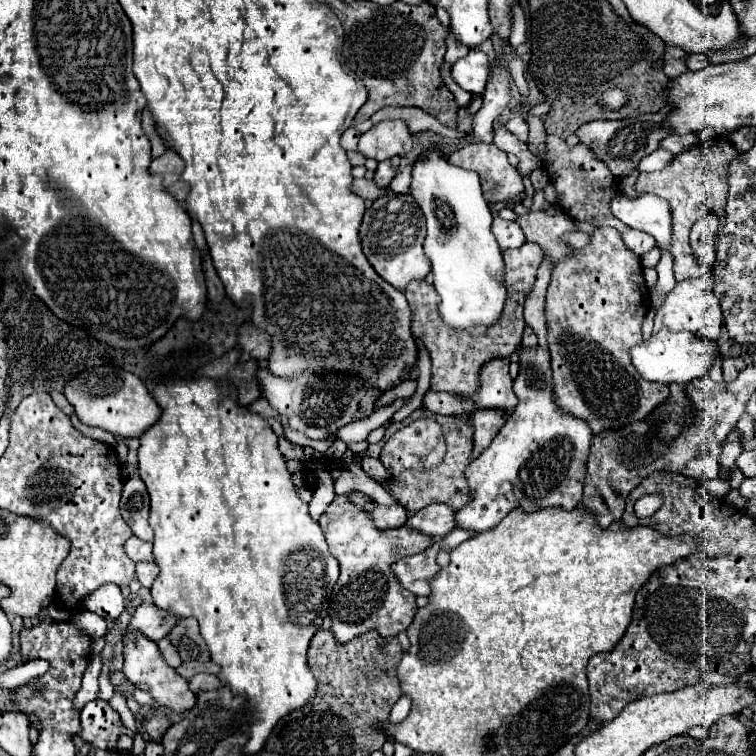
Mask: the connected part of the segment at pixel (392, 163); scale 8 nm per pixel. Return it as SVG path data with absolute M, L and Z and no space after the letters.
M400 157L380 161L380 163L378 163L378 169L376 169L376 173L374 173L376 185L382 187L382 189L388 189L390 181L392 181L392 179L396 177L396 173L398 173L398 165L400 165Z

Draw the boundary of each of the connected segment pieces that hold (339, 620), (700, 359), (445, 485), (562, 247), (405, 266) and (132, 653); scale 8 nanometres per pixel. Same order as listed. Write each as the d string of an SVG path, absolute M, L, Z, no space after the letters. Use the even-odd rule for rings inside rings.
M338 495L328 505L320 517L330 553L340 563L340 579L334 585L336 597L330 601L332 633L336 641L350 641L370 629L378 631L382 637L398 635L408 629L412 615L416 615L416 595L400 587L396 575L392 573L392 563L426 551L434 541L432 537L402 525L398 529L376 529L368 511L358 509L348 495Z
M662 329L660 333L652 335L650 341L644 341L642 345L636 345L632 349L632 363L634 363L636 371L648 381L666 383L666 385L670 385L670 383L688 385L694 377L706 375L710 365L716 359L720 359L718 345L714 345L712 341L704 341L704 337L698 337L690 331L670 333L668 329Z
M436 415L436 421L440 421L444 433L446 433L446 445L448 445L448 453L442 461L442 465L438 465L436 469L430 471L404 471L400 475L394 475L392 481L392 495L410 511L416 513L426 505L432 503L446 503L454 509L462 509L462 505L466 505L472 497L470 497L470 487L466 483L466 467L472 463L472 435L474 435L474 423L472 417L462 419L462 417L440 417Z
M530 211L518 217L518 225L522 227L526 241L538 243L552 263L558 263L564 255L572 253L572 247L560 239L564 231L574 231L574 223L566 213L548 215L546 211Z
M386 193L366 209L362 225L360 225L360 243L368 263L374 271L388 281L392 287L404 291L406 285L414 279L424 279L430 273L430 259L422 251L422 243L426 237L426 219L418 209L414 197Z
M126 633L122 637L124 643L124 675L138 685L140 689L148 691L160 705L172 709L174 713L188 711L196 703L196 695L188 689L188 681L184 677L178 677L178 673L162 659L158 643L144 637L142 633Z

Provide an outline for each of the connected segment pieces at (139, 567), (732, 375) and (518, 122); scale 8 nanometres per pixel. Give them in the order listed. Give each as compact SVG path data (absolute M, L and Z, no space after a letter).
M136 563L136 575L138 575L138 581L142 583L142 587L152 587L158 573L160 573L160 569L156 563Z
M728 357L722 361L722 373L724 373L724 381L734 381L740 373L740 369L744 369L746 363L740 357Z
M520 115L512 117L512 119L508 121L506 129L508 129L512 135L516 135L522 143L526 143L526 139L528 139L528 123L526 123Z

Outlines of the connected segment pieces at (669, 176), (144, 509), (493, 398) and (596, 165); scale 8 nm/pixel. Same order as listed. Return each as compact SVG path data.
M716 137L712 141L698 141L692 149L676 155L672 163L668 163L662 171L640 173L634 189L638 193L654 193L664 197L670 203L672 213L672 241L668 251L674 257L674 269L678 271L678 281L686 277L694 277L694 269L688 267L688 235L692 225L708 213L716 213L718 217L726 215L726 193L728 193L728 165L740 153L728 139Z
M138 473L130 475L124 483L122 499L120 499L120 513L126 519L126 523L132 527L134 535L152 541L152 527L148 525L148 511L150 511L150 499L144 481Z
M490 359L480 369L480 389L474 393L474 401L480 409L500 407L508 415L514 411L516 395L512 391L512 377L508 375L510 359Z
M548 135L546 145L548 145L548 165L544 169L548 169L548 175L554 177L554 187L558 191L560 205L570 217L574 217L578 221L588 221L596 227L614 227L620 233L624 245L638 257L642 257L652 247L656 247L656 241L650 235L646 235L642 231L634 231L628 225L622 225L622 221L612 217L610 197L614 197L618 193L618 189L616 189L618 183L616 183L616 177L608 171L608 167L602 165L602 161L598 161L584 145L578 143L578 145L570 147L564 139L554 137L554 135Z

